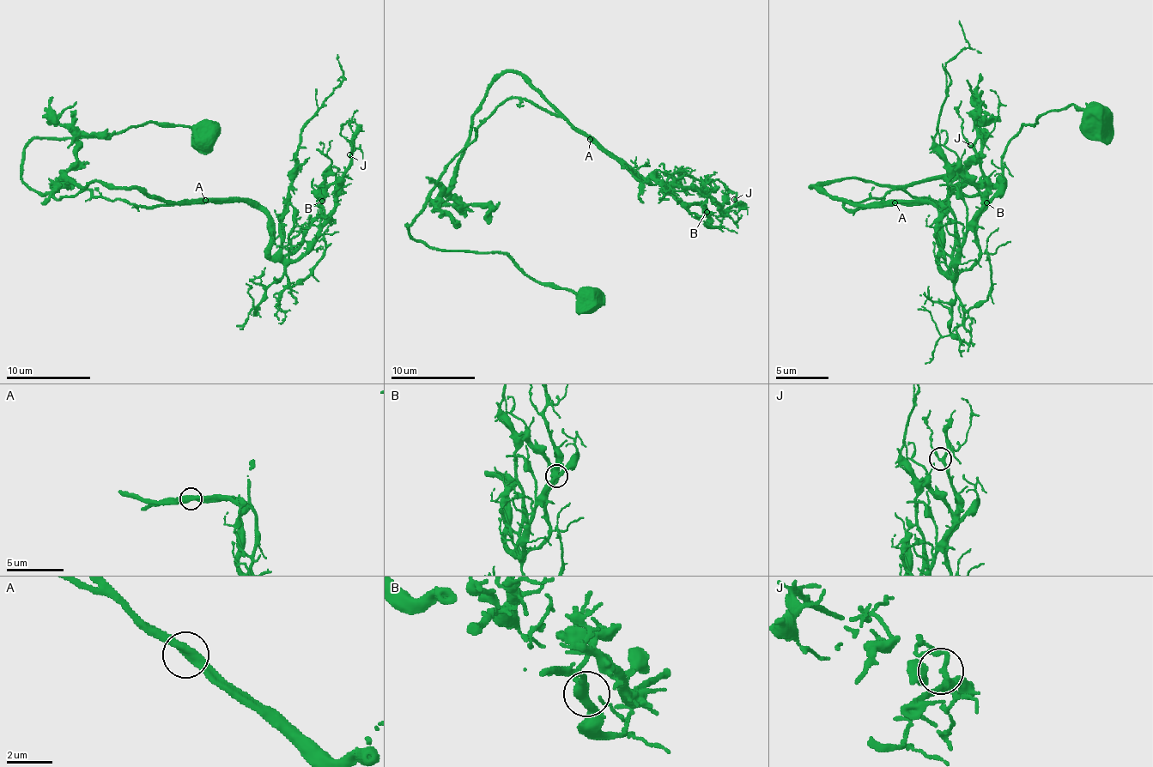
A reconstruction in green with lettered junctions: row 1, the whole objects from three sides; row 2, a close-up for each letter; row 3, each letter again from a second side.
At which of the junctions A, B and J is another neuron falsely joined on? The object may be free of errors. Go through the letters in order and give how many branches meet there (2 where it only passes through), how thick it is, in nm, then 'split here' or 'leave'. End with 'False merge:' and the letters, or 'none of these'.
A: 2 branches meet; 440 nm thick; leave
B: 3 branches meet; 360 nm thick; leave
J: 3 branches meet; 240 nm thick; leave
False merge: none of these

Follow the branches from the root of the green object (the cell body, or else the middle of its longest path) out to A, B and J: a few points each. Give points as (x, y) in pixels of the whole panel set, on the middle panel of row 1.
A: (519, 99), (530, 100), (557, 115), (564, 115), (589, 138)
B: (519, 99), (564, 115), (640, 174), (654, 174), (654, 178), (683, 205), (702, 203), (706, 212)
J: (519, 99), (564, 115), (644, 176), (669, 172), (675, 184), (705, 193), (724, 212), (734, 199)

